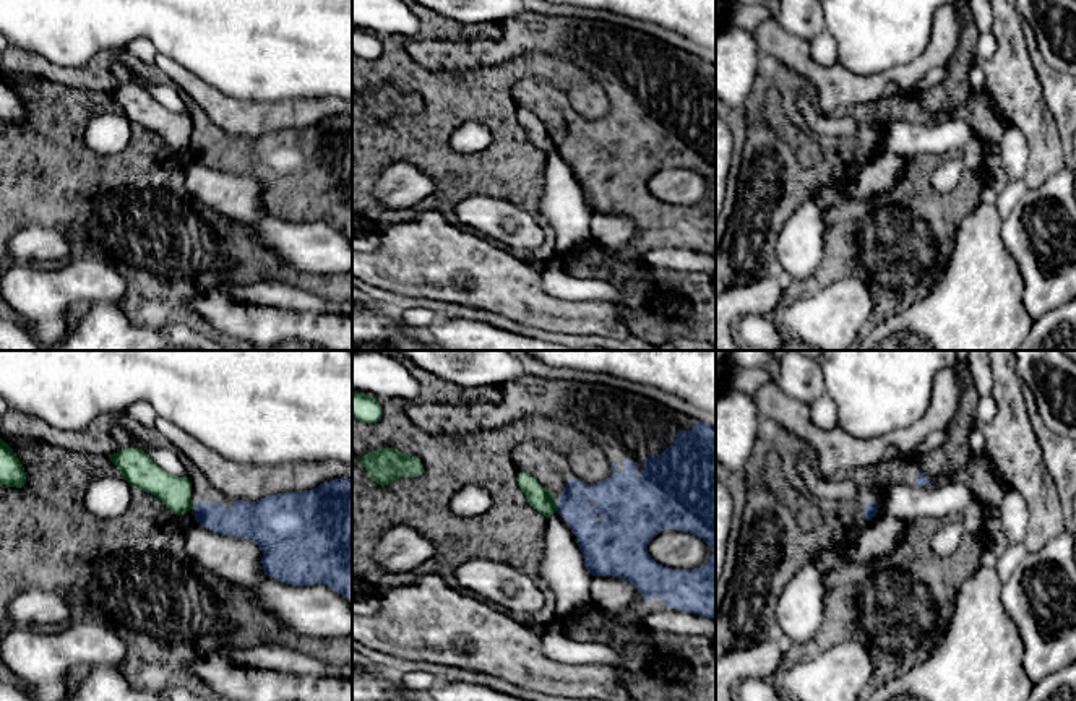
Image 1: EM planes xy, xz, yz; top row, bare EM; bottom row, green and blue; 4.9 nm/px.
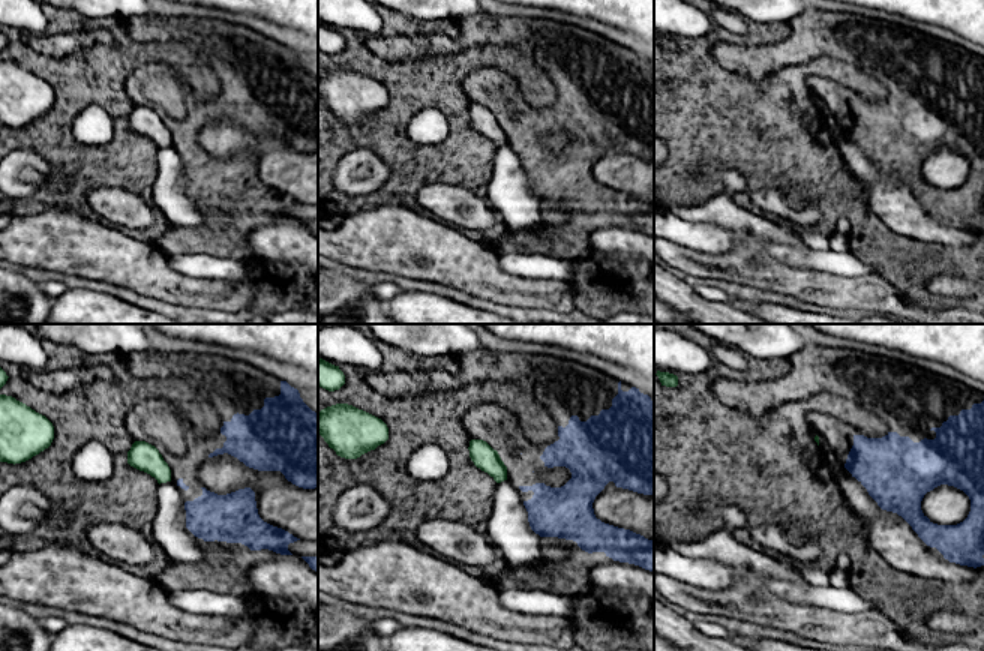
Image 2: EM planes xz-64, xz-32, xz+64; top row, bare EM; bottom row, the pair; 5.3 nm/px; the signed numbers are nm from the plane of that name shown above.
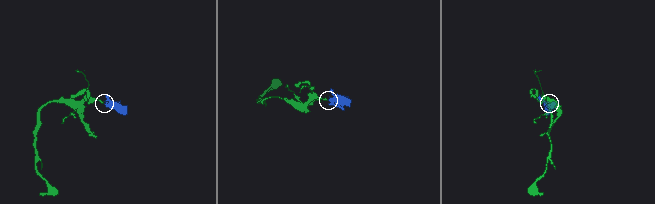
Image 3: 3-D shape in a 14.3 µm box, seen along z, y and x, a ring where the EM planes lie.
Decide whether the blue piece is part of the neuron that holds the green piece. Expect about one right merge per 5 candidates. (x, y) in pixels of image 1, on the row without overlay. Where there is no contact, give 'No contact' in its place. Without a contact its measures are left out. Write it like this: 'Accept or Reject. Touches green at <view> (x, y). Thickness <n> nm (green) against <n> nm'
Reject. Touches green at xz (555, 143). Thickness 120 nm (green) against 180 nm

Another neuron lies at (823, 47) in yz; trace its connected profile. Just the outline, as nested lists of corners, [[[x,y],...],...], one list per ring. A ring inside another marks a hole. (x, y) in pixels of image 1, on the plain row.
[[[821,31],[810,41],[810,50],[813,60],[821,67],[829,67],[837,62],[837,45],[834,37],[826,31]]]

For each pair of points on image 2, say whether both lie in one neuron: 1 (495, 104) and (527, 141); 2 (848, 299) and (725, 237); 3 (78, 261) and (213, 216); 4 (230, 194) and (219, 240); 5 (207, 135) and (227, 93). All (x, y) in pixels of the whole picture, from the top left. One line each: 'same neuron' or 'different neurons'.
1: same neuron
2: different neurons
3: different neurons
4: same neuron
5: different neurons

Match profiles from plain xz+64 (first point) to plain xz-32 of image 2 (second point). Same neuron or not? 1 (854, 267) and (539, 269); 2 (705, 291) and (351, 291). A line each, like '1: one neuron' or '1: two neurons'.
1: one neuron
2: two neurons

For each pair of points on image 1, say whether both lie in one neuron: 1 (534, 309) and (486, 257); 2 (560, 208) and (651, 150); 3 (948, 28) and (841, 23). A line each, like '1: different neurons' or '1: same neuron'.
1: same neuron
2: different neurons
3: different neurons

